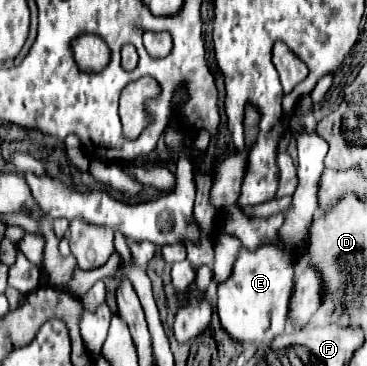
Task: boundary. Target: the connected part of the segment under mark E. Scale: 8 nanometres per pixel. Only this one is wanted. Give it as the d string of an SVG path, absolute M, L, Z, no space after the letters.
M297 185L293 193L293 203L285 215L285 223L279 229L279 239L273 243L263 243L257 251L241 247L235 259L233 273L227 283L217 287L217 313L223 329L237 341L245 345L263 347L273 341L285 327L289 313L289 301L295 287L295 267L299 255L305 253L309 241L309 227L315 211L319 209L319 185Z

